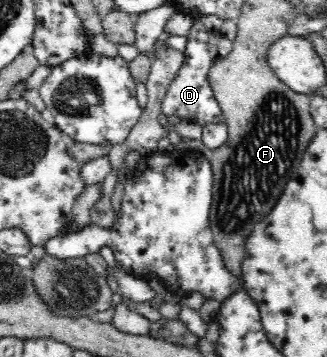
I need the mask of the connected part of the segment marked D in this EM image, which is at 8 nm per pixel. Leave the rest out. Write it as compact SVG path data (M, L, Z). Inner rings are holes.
M200 19L194 21L194 25L189 29L186 37L188 38L188 44L185 47L181 68L168 86L166 95L162 100L161 111L166 116L178 115L181 118L186 117L202 127L212 123L220 124L225 121L225 117L215 98L207 75L214 64L226 57L227 53L230 53L233 42L220 33L206 30L206 25Z

